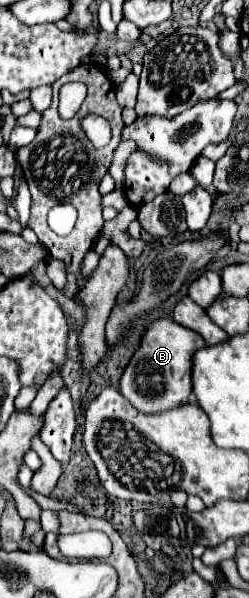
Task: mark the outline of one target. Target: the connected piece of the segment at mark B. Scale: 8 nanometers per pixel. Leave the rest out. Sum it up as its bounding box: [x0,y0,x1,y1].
[121,318,205,412]

